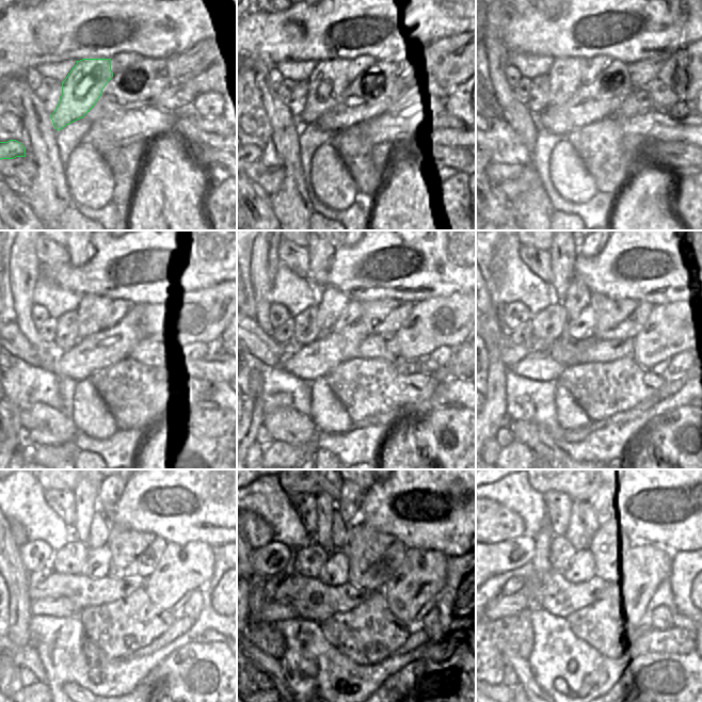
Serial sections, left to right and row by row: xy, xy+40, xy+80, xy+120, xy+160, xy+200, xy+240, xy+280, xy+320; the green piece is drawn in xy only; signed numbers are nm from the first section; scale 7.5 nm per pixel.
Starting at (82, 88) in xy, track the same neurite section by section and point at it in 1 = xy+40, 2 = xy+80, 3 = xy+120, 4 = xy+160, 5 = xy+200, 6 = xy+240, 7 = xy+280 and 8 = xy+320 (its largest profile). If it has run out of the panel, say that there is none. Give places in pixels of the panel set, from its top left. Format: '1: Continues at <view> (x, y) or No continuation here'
1: Continues at xy+40 (329, 79)
2: Continues at xy+80 (565, 76)
3: Continues at xy+120 (92, 309)
4: Continues at xy+160 (332, 302)
5: Continues at xy+200 (577, 297)
6: Continues at xy+240 (100, 528)
7: Continues at xy+280 (339, 528)
8: Continues at xy+320 (586, 511)

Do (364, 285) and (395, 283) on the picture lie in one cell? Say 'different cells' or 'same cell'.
same cell

